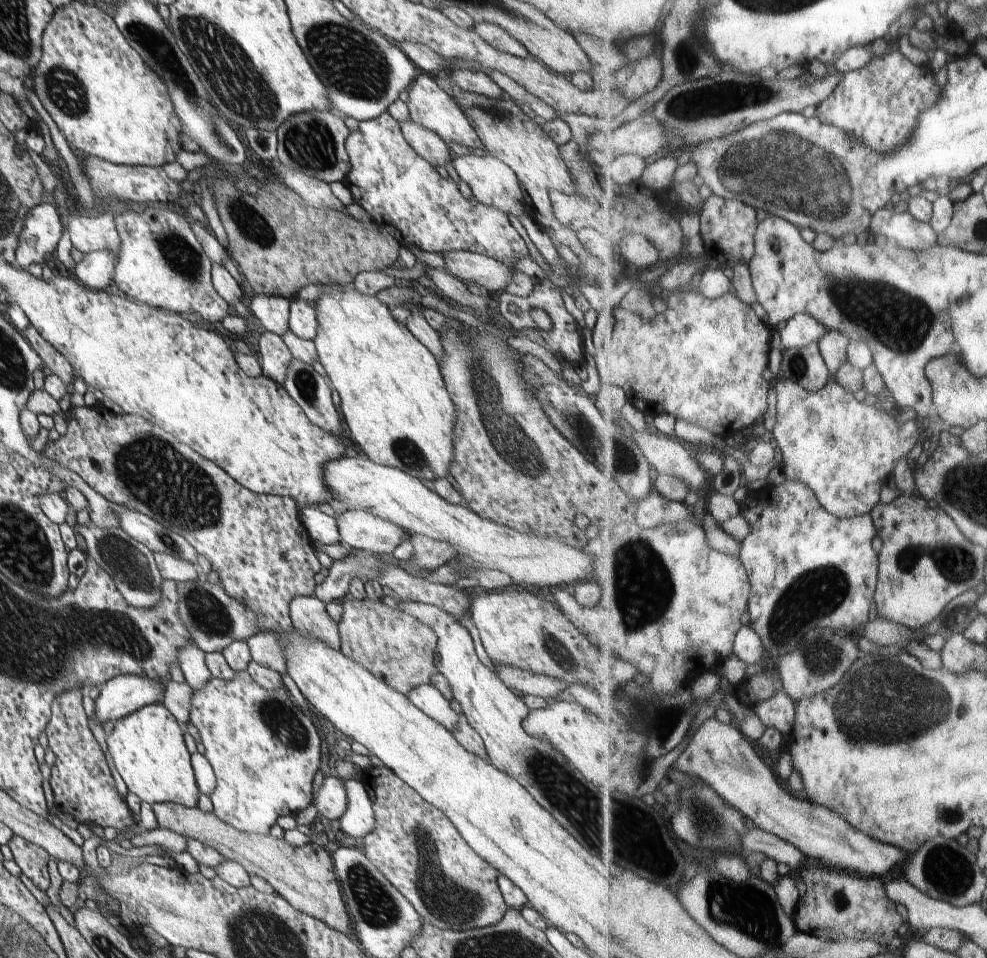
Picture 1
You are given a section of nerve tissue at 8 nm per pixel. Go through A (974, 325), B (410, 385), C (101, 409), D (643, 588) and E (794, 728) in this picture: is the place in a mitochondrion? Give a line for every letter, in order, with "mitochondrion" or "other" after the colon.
A: other
B: other
C: other
D: mitochondrion
E: other

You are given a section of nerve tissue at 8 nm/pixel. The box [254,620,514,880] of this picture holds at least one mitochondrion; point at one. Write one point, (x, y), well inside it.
(284, 723)

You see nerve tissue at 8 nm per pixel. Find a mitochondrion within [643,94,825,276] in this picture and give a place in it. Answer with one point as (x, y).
(683, 115)

